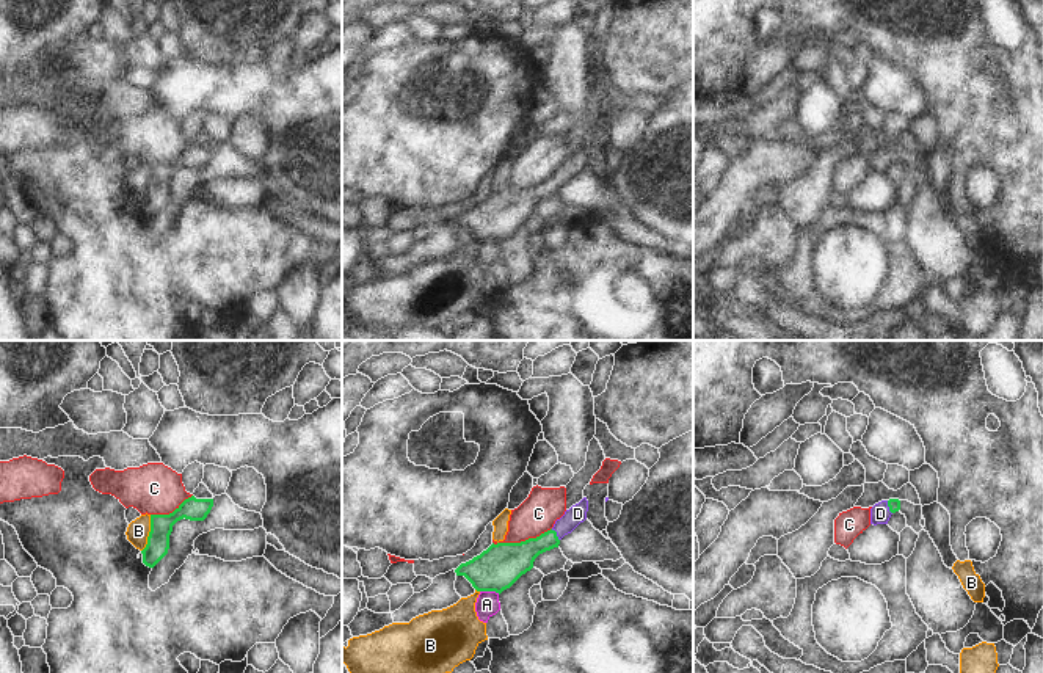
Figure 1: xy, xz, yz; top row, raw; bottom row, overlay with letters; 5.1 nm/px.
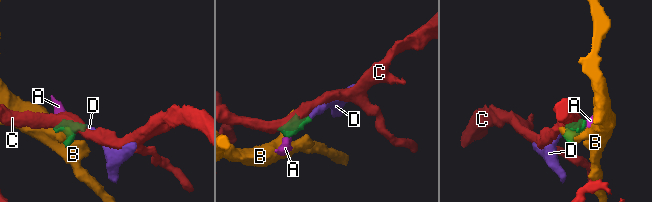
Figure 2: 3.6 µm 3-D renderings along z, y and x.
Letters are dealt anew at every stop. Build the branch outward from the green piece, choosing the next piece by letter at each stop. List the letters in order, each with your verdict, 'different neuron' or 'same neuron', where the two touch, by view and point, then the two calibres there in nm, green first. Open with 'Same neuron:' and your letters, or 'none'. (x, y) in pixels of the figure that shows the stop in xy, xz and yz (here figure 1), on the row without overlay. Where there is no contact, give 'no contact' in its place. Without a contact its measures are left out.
Same neuron: D
A: different neuron; meets green in xz at (490, 239); 220 nm thick on the green side, 120 nm on the other
B: different neuron; meets green in xy at (149, 182); 120 nm thick on the green side, 110 nm on the other
C: different neuron; meets green in xz at (521, 190); 220 nm thick on the green side, 190 nm on the other
D: same neuron; meets green in xz at (556, 182); 180 nm thick on the green side, 100 nm on the other

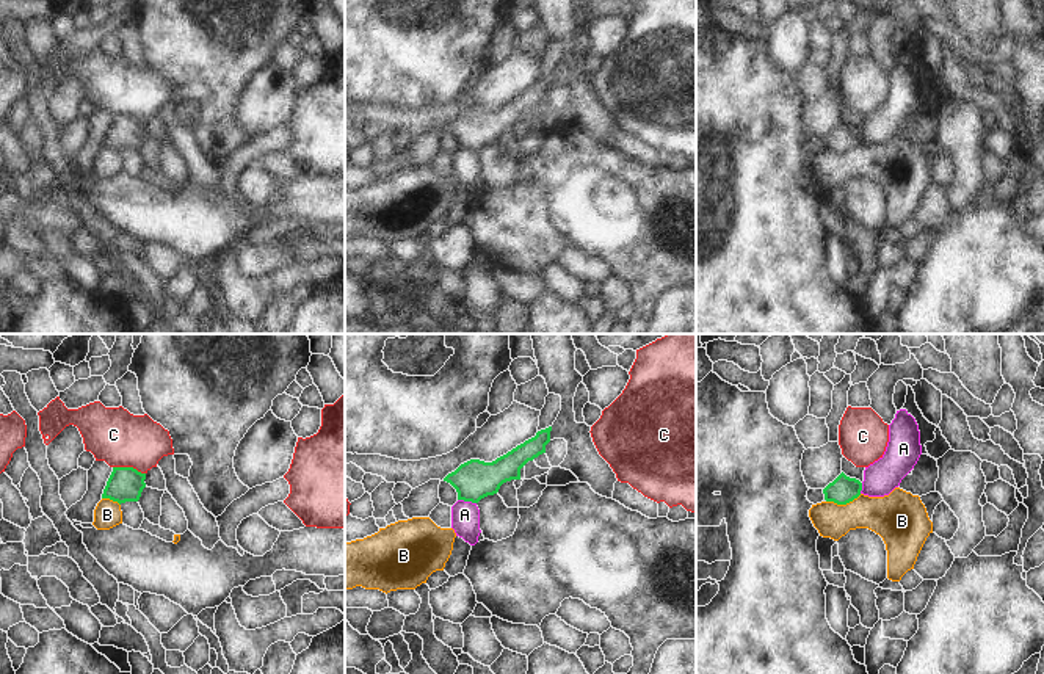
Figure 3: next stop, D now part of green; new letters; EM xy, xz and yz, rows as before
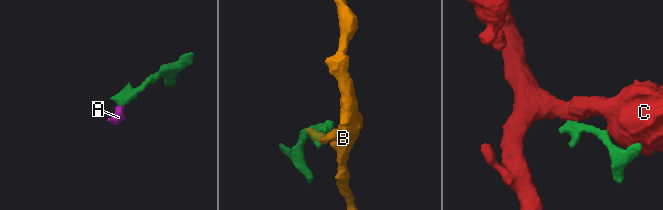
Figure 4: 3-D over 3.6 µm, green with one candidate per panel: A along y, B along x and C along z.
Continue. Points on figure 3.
Same neuron: none
A: different neuron; meets green in xz at (467, 149); 200 nm thick on the green side, 140 nm on the other
B: different neuron; meets green in yz at (844, 152); 140 nm thick on the green side, 220 nm on the other
C: different neuron; meets green in xy at (129, 116); 180 nm thick on the green side, 280 nm on the other

